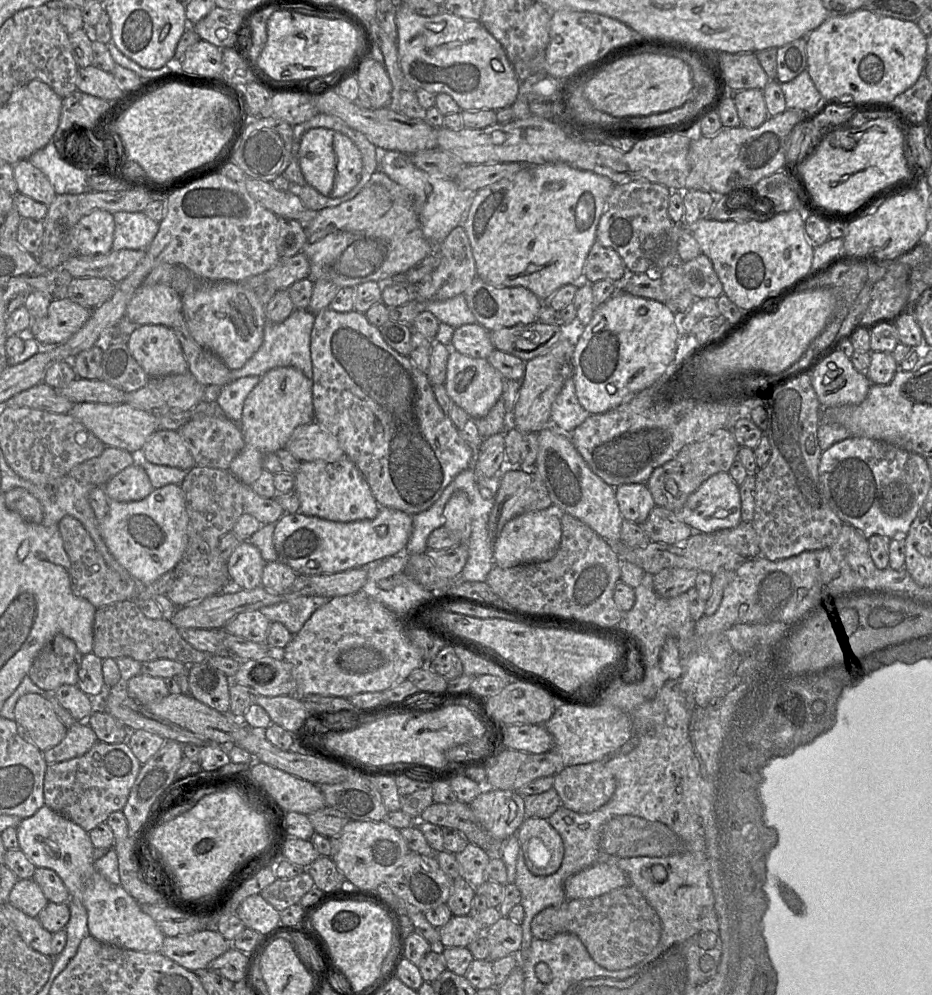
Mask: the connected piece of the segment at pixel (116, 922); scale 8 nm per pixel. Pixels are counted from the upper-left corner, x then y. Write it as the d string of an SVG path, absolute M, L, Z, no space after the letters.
M44 805L17 826L19 849L36 866L54 870L67 887L70 898L78 898L85 906L90 935L119 948L161 952L164 933L144 913L140 904L120 885L109 882L94 866L93 846L89 832Z

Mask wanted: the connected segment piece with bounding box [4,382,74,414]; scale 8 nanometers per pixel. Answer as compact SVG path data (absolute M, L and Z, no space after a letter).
M42 382L13 396L4 406L29 407L56 414L69 414L74 403Z

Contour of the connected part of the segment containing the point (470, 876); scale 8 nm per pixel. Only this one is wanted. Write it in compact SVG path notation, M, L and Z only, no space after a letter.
M473 843L455 854L460 867L460 877L465 879L474 888L483 884L486 878L486 866L490 856L480 847Z

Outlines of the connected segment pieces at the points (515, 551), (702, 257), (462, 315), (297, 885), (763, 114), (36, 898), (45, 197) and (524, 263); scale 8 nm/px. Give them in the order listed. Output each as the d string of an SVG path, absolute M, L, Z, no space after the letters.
M553 505L545 510L528 511L508 521L493 544L494 565L511 568L520 564L551 560L562 537L561 519Z
M703 253L682 263L685 283L696 299L717 298L723 294L723 285L711 260Z
M463 294L443 301L433 300L423 304L424 309L433 313L439 322L448 324L453 328L477 323Z
M304 871L290 879L277 878L265 887L260 895L279 912L299 903L300 899L314 886L312 876Z
M743 89L730 93L733 93L741 125L747 128L757 128L770 117L762 89Z
M33 878L19 879L9 895L9 903L31 917L37 917L48 902Z
M22 159L13 165L13 175L18 193L46 206L56 197L56 192L45 174L27 159Z
M555 162L524 165L516 174L477 190L471 195L462 224L471 245L476 276L498 288L527 288L544 303L559 288L581 282L586 258L596 241L599 220L614 185L608 177Z

